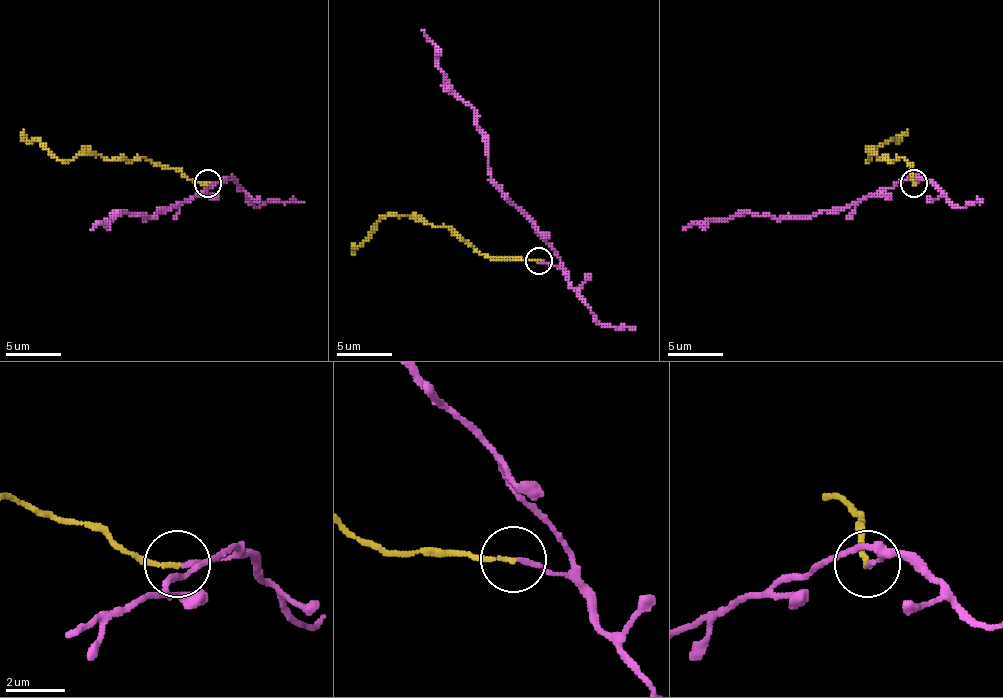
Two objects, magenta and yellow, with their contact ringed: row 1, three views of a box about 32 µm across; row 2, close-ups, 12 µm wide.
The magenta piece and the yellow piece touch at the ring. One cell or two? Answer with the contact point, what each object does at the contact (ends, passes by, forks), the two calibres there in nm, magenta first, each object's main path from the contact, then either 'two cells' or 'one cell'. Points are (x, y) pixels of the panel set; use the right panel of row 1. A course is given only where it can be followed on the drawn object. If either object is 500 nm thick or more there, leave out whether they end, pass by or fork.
place (914, 183); magenta ends; yellow ends; calibres 160 and 150 nm; course magenta (913, 182), (918, 182), (916, 177), (830, 210), (777, 218), (741, 213), (697, 221), (683, 229); course yellow (913, 182), (913, 168), (902, 157), (880, 160), (871, 155), (869, 160), (888, 141), (896, 141), (907, 130); two cells

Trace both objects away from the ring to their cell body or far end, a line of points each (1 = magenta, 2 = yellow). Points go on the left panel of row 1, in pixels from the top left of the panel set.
1: (209, 182), (223, 182), (229, 177), (160, 210), (157, 216), (146, 218), (121, 213), (90, 229)
2: (207, 182), (162, 168), (143, 157), (115, 160), (82, 155), (57, 160), (37, 141), (29, 141), (24, 130)

